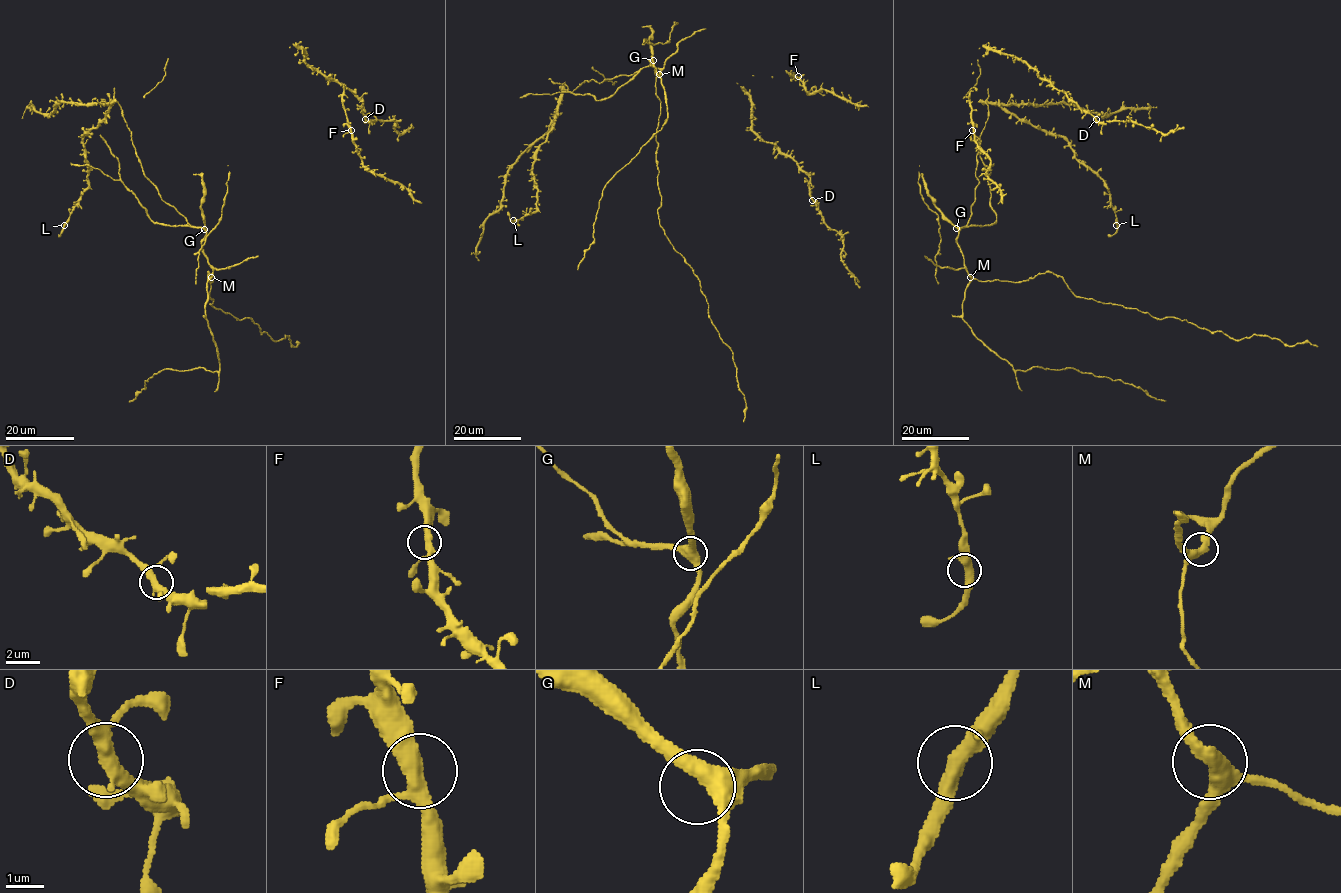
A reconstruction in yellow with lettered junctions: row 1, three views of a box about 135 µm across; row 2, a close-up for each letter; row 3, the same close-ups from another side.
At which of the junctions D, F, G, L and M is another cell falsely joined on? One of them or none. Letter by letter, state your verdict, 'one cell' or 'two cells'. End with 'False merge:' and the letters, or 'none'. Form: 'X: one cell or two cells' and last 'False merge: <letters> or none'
D: one cell
F: one cell
G: one cell
L: one cell
M: one cell
False merge: none

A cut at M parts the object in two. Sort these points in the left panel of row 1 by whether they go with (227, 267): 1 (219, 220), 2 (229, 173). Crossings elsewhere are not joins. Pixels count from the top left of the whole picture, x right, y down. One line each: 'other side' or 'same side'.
1: other side
2: other side

